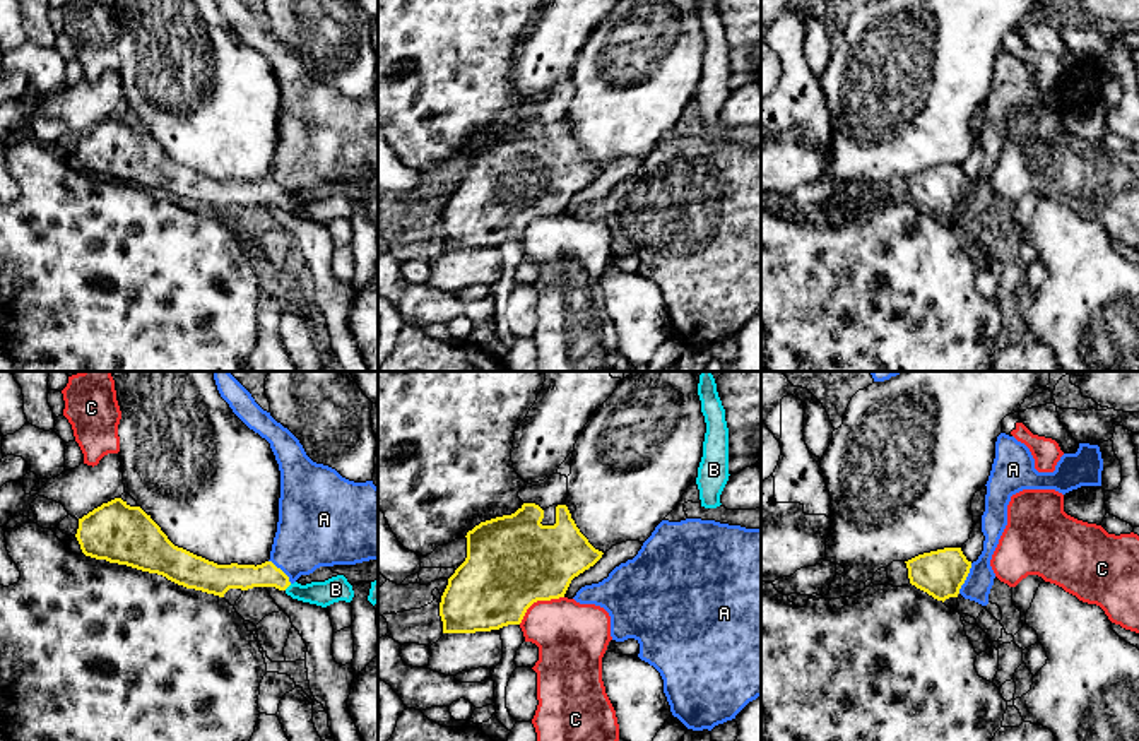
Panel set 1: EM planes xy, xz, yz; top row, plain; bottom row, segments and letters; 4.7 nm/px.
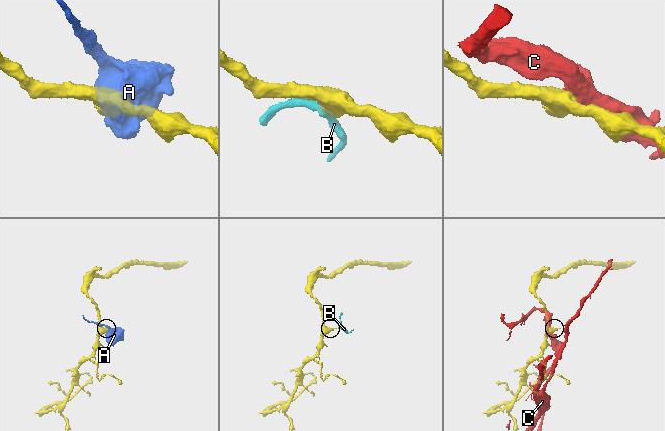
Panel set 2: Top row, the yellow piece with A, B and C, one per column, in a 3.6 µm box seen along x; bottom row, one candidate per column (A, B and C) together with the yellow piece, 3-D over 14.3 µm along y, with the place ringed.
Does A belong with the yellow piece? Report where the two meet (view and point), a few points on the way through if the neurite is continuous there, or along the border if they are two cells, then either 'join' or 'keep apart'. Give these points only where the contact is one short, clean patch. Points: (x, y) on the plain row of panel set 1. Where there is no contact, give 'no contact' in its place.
contact yz (965, 195); keep apart

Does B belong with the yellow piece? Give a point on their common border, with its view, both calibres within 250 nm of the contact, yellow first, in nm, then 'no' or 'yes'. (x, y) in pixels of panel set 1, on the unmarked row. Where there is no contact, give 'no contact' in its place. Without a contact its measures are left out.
xy (288, 202) | 120/120 nm | yes

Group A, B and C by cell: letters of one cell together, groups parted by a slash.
A / B / C

